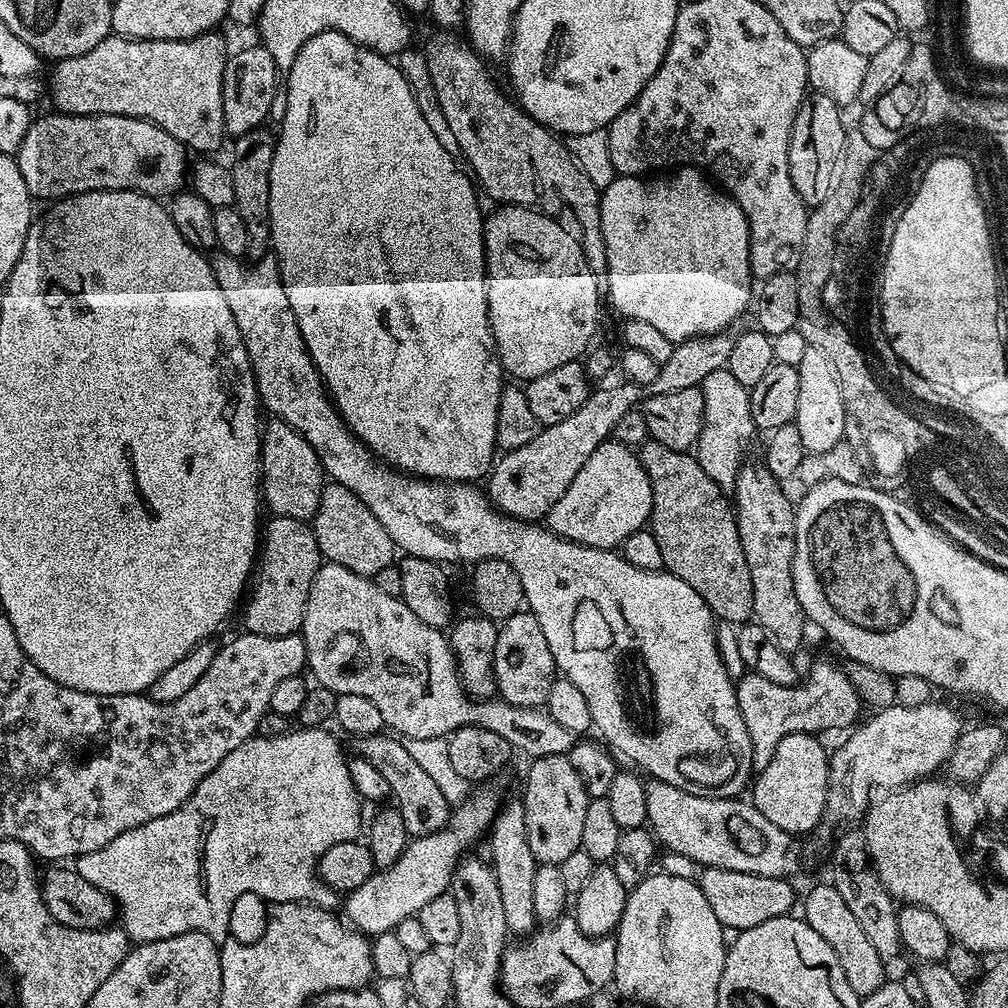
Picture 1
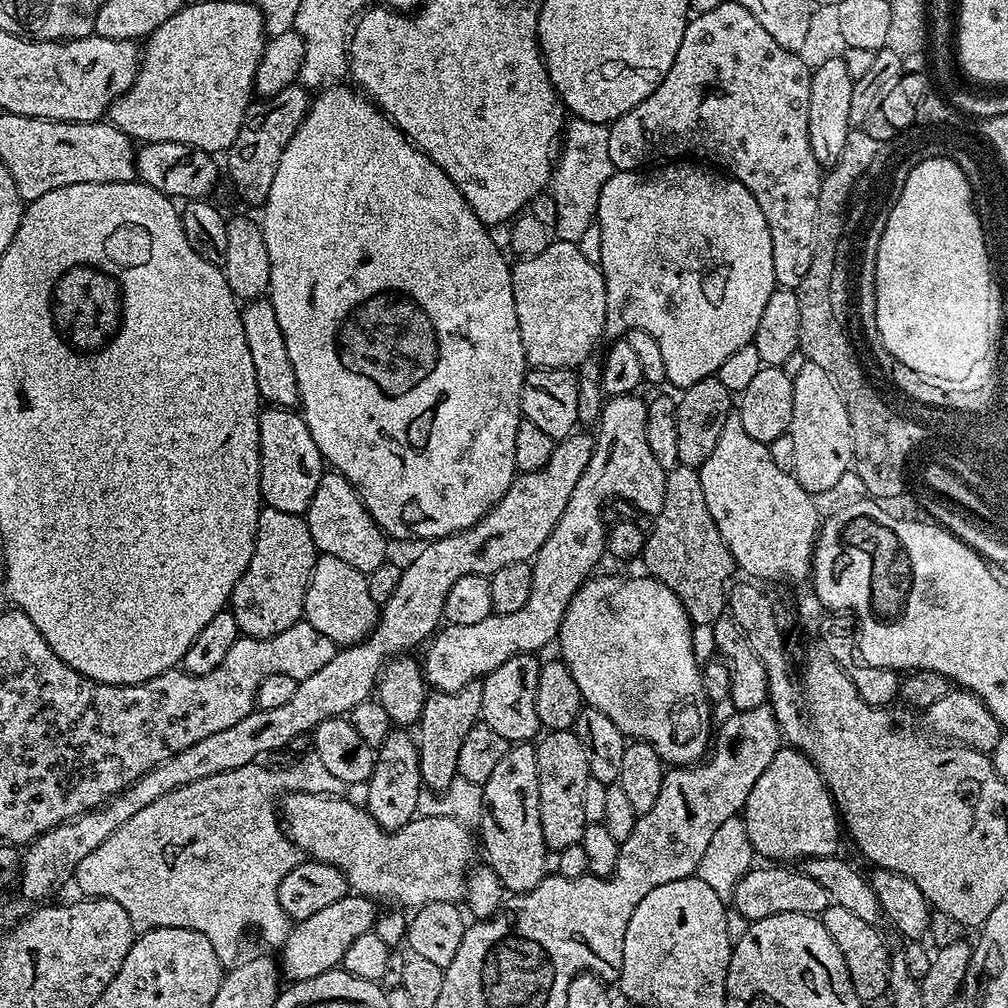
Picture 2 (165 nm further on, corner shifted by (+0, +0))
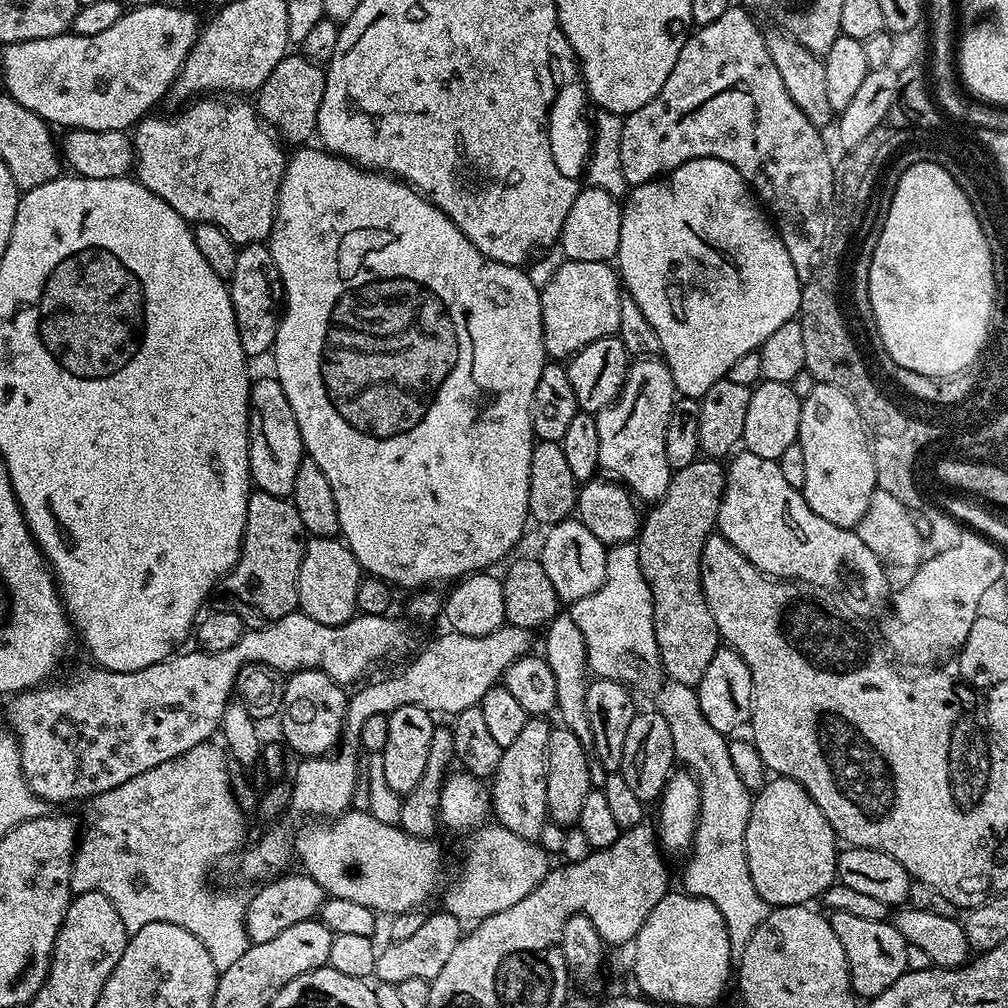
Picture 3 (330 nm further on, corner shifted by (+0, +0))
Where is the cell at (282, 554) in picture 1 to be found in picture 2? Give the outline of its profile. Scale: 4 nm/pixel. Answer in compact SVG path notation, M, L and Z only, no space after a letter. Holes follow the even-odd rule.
M261 507L254 554L232 591L230 610L246 636L270 638L301 623L308 579L318 553L303 515Z

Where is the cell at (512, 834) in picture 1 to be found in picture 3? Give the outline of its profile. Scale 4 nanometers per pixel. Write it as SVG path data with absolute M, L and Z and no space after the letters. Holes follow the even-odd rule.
M530 718L518 739L506 746L496 771L490 777L492 812L495 819L506 830L522 838L536 842L540 831L549 823L548 803L546 802L546 770L548 769L548 743L553 730L551 723L544 718Z

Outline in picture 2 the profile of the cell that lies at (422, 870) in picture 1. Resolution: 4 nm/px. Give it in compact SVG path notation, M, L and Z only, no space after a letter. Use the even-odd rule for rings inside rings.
M349 894L338 898L338 902L331 906L318 910L318 914L310 914L310 918L295 921L282 945L283 979L288 982L309 980L323 972L333 971L343 961L350 942L354 942L358 934L373 931L377 915L377 901L359 894Z

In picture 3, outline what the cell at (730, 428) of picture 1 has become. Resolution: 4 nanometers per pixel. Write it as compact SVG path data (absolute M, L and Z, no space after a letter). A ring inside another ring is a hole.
M740 450L727 461L724 497L716 515L716 528L719 535L724 536L726 542L730 542L730 546L734 546L734 550L746 557L759 572L778 580L799 582L804 586L813 584L816 588L829 588L837 592L860 616L882 611L888 600L888 576L884 573L884 561L874 554L874 550L870 550L870 546L866 546L866 542L862 542L856 531L834 526L834 522L826 522L826 518L814 514L803 491L790 486L790 482L786 482L786 477L782 475L779 463L770 458L758 458L758 454Z

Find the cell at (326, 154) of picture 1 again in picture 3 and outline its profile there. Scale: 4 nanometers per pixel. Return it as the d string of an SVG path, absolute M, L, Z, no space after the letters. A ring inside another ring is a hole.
M300 146L287 157L284 165L284 177L278 190L276 199L276 217L272 223L272 233L268 235L267 246L274 254L274 262L278 266L278 274L284 283L284 299L282 315L276 343L274 345L274 357L276 356L276 369L274 375L277 382L286 390L286 402L290 402L290 410L294 410L294 418L298 418L298 430L302 430L302 442L304 451L326 474L326 482L330 482L330 490L334 490L334 506L338 506L338 522L340 523L339 535L342 537L348 549L354 554L361 569L369 576L376 576L385 580L387 584L400 588L412 588L411 590L424 590L429 586L440 586L443 580L459 581L473 573L483 573L485 570L495 569L494 566L503 556L513 555L512 547L520 540L524 532L524 523L529 523L528 503L530 502L530 454L534 437L532 435L532 419L530 418L530 406L534 398L534 386L538 386L538 378L542 378L542 370L546 363L544 350L544 335L542 334L542 302L540 301L540 288L530 277L524 273L523 267L515 264L503 264L487 260L486 257L450 222L450 218L438 206L434 206L425 196L421 196L415 188L411 188L404 181L393 178L391 175L375 170L369 170L343 156L334 156L331 152L325 152L319 147Z

